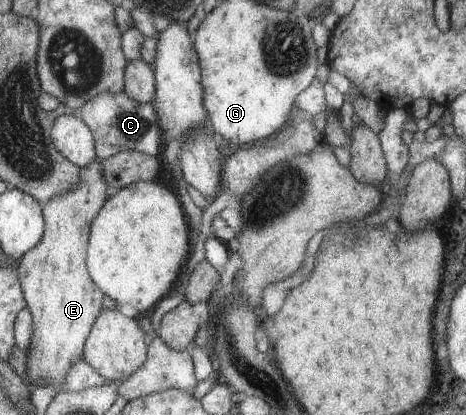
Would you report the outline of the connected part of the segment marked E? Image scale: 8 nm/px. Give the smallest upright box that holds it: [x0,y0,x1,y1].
[16,159,111,391]

